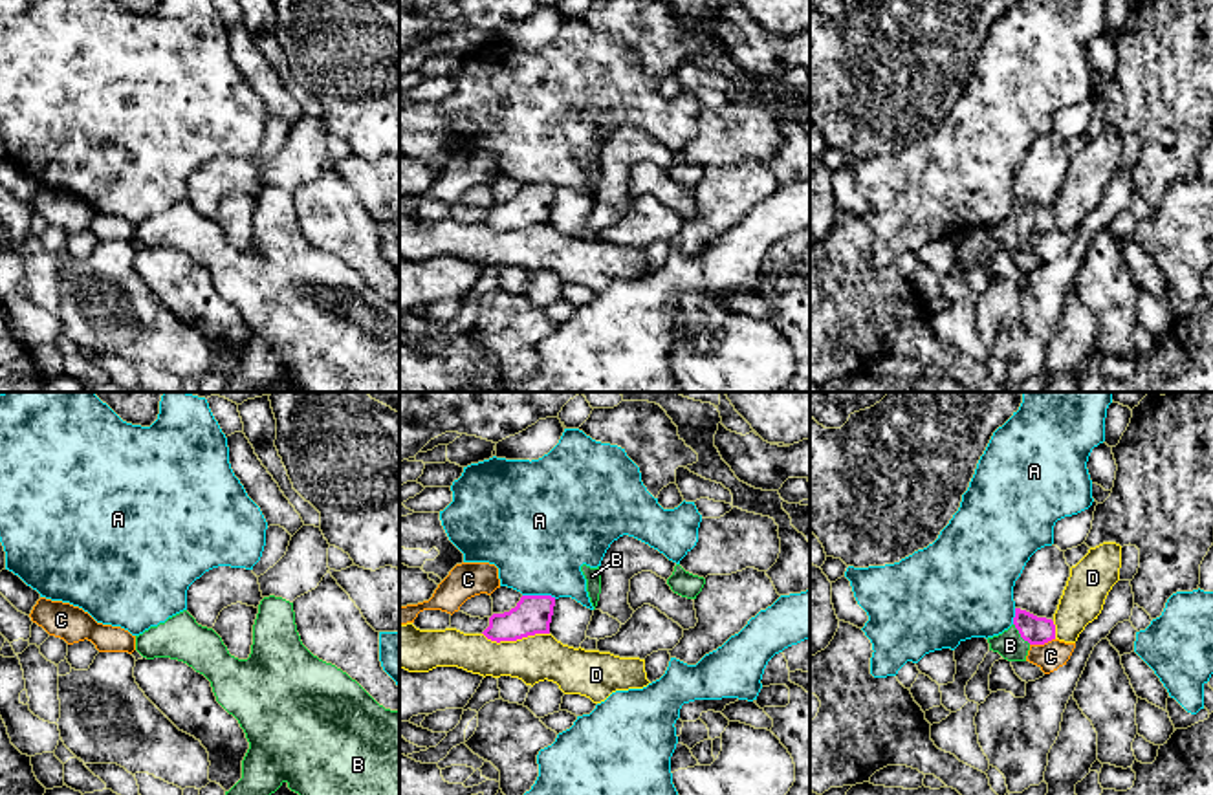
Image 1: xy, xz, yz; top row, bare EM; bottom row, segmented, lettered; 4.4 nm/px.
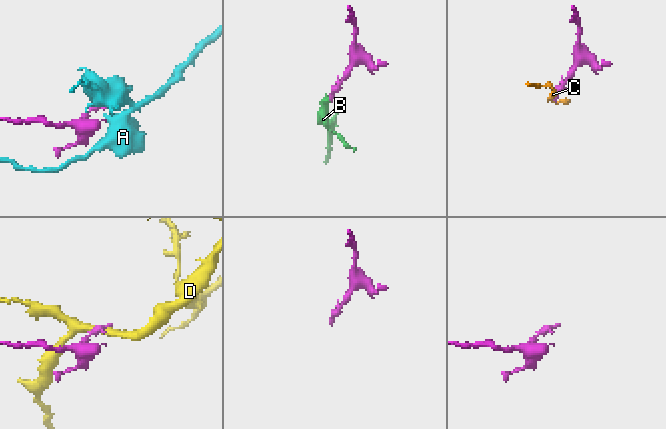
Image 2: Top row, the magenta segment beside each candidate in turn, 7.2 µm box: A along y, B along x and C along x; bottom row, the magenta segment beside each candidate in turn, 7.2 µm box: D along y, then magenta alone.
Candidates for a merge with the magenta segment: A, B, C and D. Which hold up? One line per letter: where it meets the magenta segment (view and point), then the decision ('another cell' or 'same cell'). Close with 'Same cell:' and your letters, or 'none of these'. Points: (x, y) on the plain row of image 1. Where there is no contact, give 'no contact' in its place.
A: xz (539, 185) | another cell
B: yz (1019, 222) | same cell
C: yz (1041, 233) | another cell
D: xz (515, 229) | another cell
Same cell: B

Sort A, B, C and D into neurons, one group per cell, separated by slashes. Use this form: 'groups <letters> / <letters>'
groups A / B / C / D

